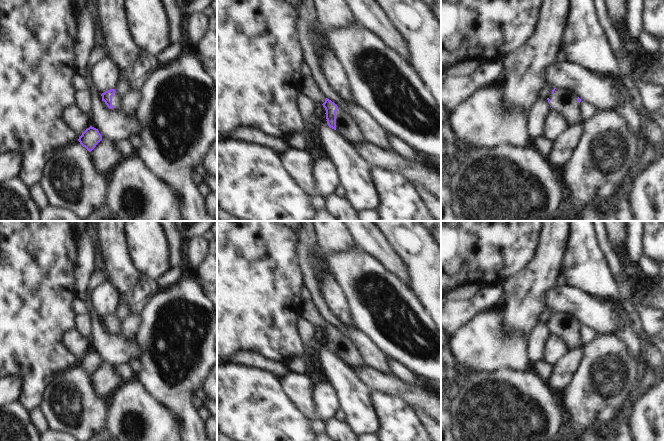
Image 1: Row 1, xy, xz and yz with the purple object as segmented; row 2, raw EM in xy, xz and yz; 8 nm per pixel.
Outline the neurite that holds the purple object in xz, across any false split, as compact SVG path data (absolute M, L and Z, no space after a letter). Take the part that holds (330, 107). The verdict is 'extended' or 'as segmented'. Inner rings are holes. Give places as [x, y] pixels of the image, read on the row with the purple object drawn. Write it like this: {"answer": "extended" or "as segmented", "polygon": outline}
{"answer": "extended", "polygon": "M325 99L326 121L330 128L337 130L345 140L353 144L365 143L362 132L353 117L342 111L334 102Z"}

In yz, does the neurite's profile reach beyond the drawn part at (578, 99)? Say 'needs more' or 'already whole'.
needs more

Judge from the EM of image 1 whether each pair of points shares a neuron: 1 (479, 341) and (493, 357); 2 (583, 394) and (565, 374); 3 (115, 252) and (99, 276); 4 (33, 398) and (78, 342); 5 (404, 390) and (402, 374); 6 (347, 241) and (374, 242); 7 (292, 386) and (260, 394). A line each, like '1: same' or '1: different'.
1: same
2: different
3: different
4: different
5: different
6: different
7: different

